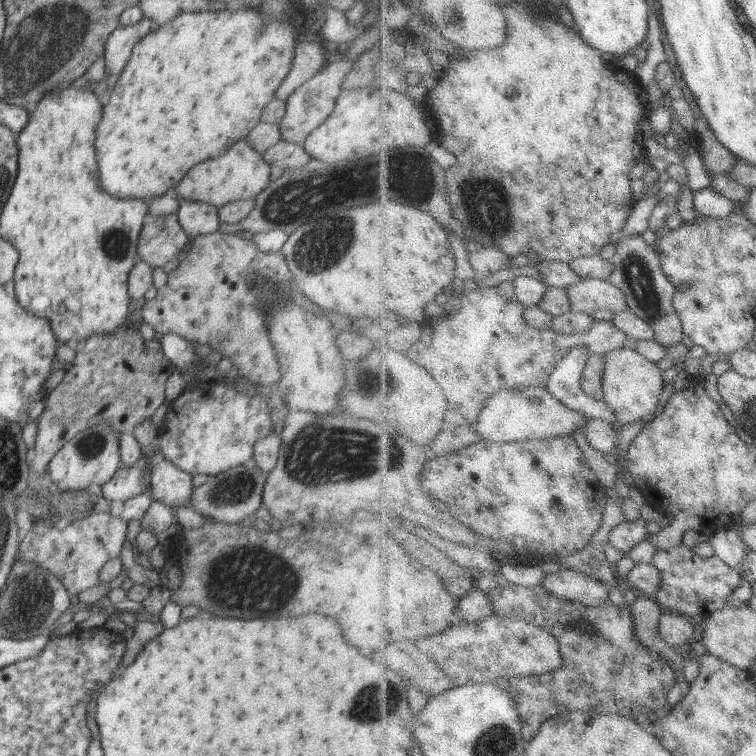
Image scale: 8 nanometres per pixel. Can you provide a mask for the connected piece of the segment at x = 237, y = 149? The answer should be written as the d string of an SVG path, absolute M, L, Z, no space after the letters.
M244 139L236 142L226 154L196 164L196 166L194 166L194 168L192 168L180 182L178 182L178 186L176 186L176 194L181 196L184 200L210 204L218 210L222 206L232 202L238 202L238 200L255 199L260 192L265 190L271 183L270 172L271 165L266 164L262 154Z

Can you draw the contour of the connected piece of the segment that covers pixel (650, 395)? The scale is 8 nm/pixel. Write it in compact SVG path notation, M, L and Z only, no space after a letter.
M624 348L612 354L606 355L606 374L604 376L604 389L605 389L605 401L610 404L612 410L616 410L616 416L620 418L622 424L634 424L637 422L644 421L649 424L653 419L656 418L655 412L660 404L660 396L664 392L664 372L660 370L660 366L643 356L638 349Z

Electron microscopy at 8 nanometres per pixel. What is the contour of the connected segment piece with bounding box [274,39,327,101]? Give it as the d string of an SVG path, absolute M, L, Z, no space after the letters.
M299 39L296 42L290 72L278 86L278 90L274 94L275 99L287 101L296 88L302 86L304 82L313 78L324 68L326 58L327 52L319 42Z

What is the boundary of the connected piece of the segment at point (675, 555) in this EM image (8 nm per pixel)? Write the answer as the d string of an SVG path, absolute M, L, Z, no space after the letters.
M679 545L671 551L659 551L653 561L664 572L662 591L654 598L663 612L679 611L683 616L709 615L729 605L729 599L743 584L739 570L732 568L720 556L702 558L688 546Z

